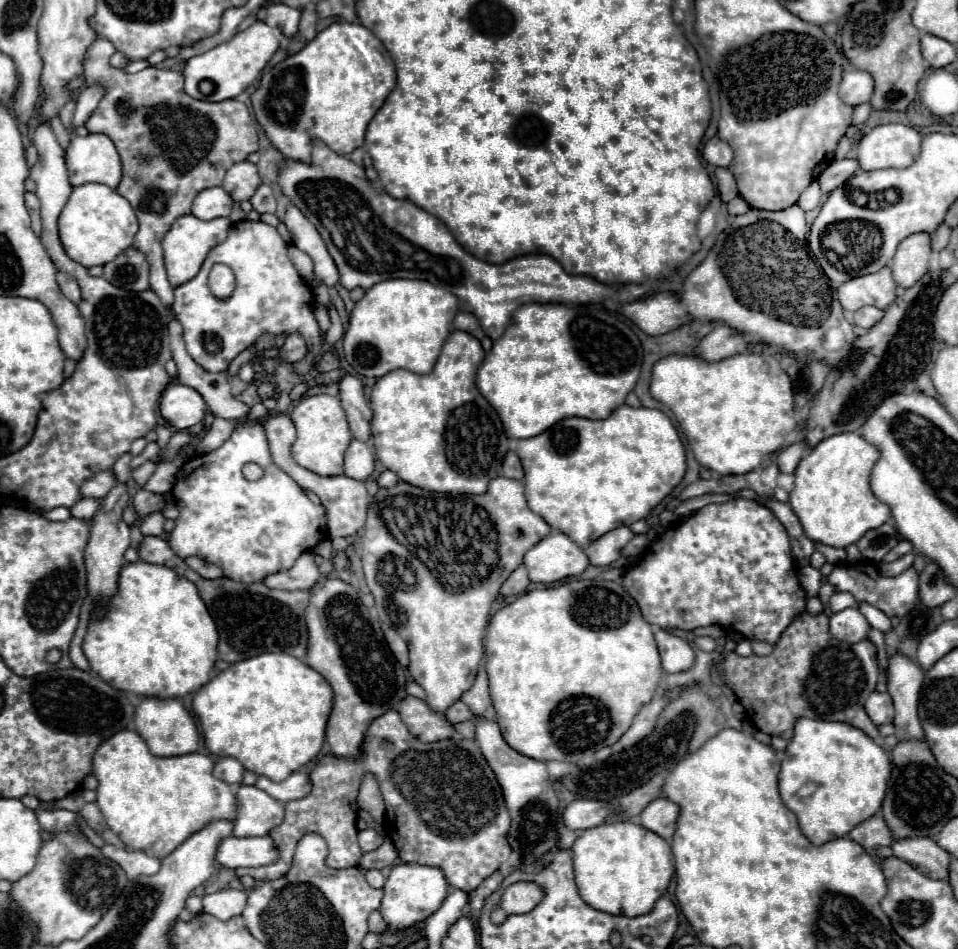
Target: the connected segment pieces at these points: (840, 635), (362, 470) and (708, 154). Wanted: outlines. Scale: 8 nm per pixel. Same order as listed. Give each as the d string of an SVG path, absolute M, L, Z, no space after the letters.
M846 608L840 612L830 614L830 632L832 638L842 642L860 642L868 640L870 624L858 612L858 608Z
M352 438L344 454L344 474L356 480L366 480L374 470L374 456L368 442Z
M712 136L702 148L702 158L712 166L726 168L732 162L732 148L728 144L724 144L724 140L720 140L718 136Z

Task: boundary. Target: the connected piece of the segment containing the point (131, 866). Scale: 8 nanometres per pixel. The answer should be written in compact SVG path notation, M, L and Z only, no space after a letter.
M102 846L100 850L104 852L104 856L120 864L120 868L124 868L130 880L144 876L144 874L156 874L160 868L160 860L144 852L132 852L128 848L116 848L116 846Z

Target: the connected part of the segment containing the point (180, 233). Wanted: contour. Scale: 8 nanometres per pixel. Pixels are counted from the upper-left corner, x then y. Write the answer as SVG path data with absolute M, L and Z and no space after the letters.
M182 216L172 224L172 228L166 232L166 236L162 240L164 264L166 264L166 272L168 272L168 280L170 280L172 288L186 284L188 280L192 280L192 276L196 276L196 272L200 270L210 248L226 238L230 224L232 224L230 218L214 218L214 220L206 222L196 216Z

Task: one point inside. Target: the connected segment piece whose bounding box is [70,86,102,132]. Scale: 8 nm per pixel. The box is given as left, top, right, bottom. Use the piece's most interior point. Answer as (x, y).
(88, 99)

